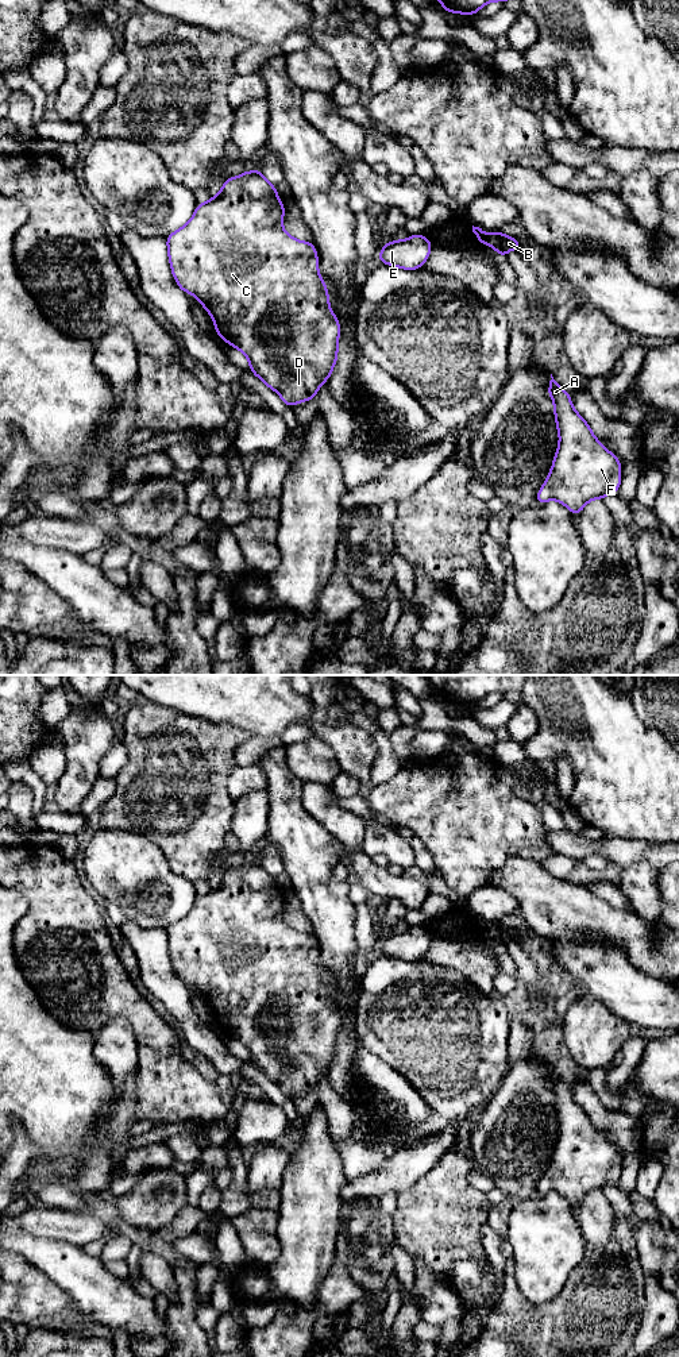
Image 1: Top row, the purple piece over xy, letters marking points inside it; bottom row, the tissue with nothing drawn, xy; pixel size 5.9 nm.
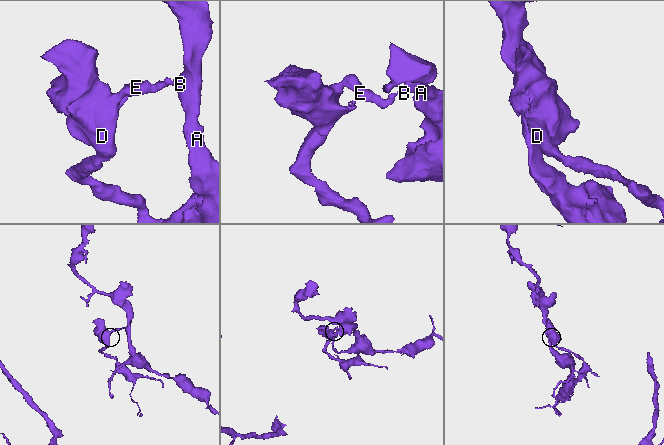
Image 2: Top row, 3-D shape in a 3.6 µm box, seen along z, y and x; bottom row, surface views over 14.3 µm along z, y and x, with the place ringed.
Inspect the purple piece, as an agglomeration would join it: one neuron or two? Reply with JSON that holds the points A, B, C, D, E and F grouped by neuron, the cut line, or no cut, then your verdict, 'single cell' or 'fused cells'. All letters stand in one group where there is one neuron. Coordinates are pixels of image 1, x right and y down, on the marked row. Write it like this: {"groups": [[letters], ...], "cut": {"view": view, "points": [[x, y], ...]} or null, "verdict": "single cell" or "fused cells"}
{"groups": [["A", "B", "F"], ["C", "D", "E"]], "cut": {"view": "xy", "points": [[489, 235], [486, 243]]}, "verdict": "fused cells"}

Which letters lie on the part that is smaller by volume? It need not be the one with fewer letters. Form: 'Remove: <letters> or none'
Remove: C, D, E

